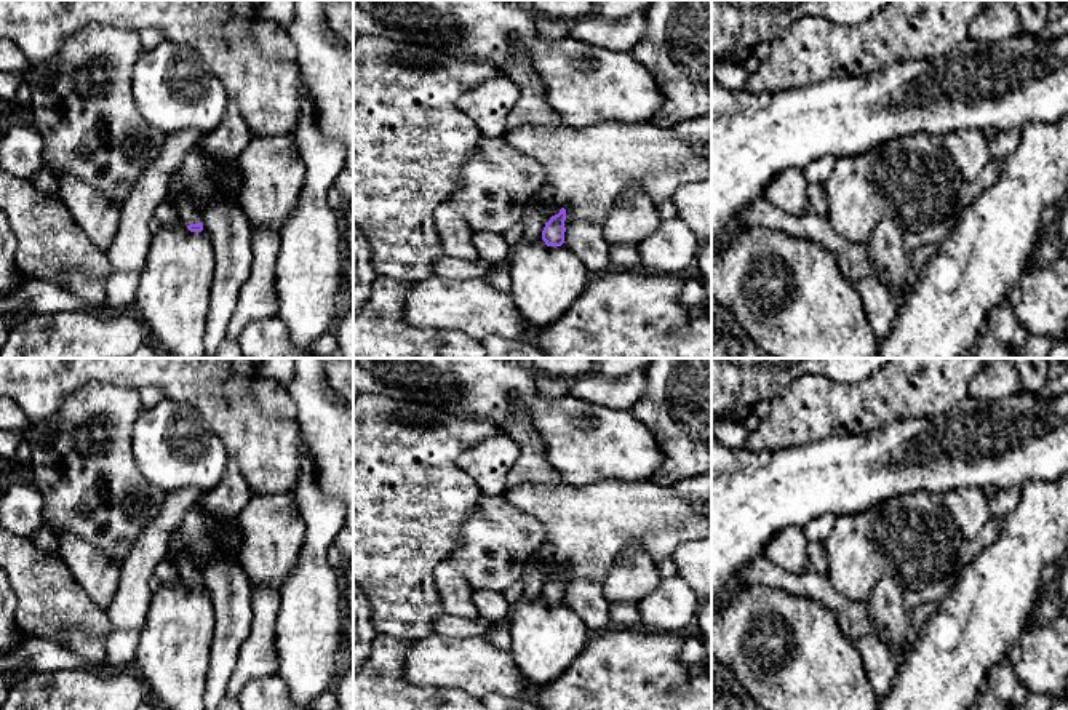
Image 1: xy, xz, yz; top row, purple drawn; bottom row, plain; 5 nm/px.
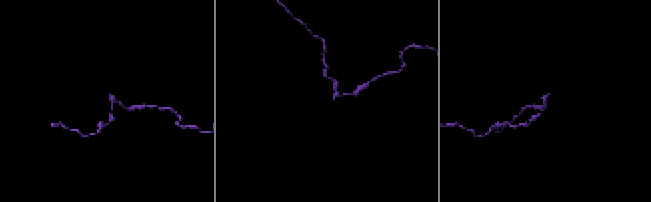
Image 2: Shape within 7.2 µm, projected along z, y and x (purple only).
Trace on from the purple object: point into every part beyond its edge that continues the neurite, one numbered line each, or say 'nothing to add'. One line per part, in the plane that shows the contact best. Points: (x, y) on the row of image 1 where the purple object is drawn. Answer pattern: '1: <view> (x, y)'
1: xy (184, 203)

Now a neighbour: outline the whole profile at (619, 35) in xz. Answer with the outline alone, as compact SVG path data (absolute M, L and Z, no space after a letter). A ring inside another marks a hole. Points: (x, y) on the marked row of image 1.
M644 11L620 19L608 19L592 13L571 24L569 37L612 53L630 53L640 43L644 29Z

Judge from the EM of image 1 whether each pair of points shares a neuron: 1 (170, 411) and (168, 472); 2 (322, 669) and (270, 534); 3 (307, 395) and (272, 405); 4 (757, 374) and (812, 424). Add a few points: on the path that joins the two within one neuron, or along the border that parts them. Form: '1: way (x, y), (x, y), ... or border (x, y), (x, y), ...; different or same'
1: way (170, 426), (170, 458); same
2: border (304, 542), (296, 565), (278, 589); different
3: border (285, 387), (296, 418); different
4: border (812, 376), (792, 381), (769, 402); different

